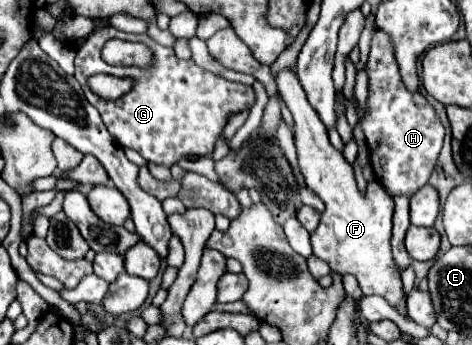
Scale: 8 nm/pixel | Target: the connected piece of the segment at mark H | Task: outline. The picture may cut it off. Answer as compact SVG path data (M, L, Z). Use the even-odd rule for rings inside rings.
M377 29L371 39L371 51L367 59L367 77L369 77L369 97L367 97L367 115L361 122L361 129L367 137L369 147L369 163L375 179L383 185L383 189L395 195L411 197L417 189L421 189L435 169L445 129L435 115L435 109L421 93L411 93L405 89L399 79L399 67L395 61L395 51L391 37ZM375 111L377 115L375 115ZM379 119L379 121L375 121Z

